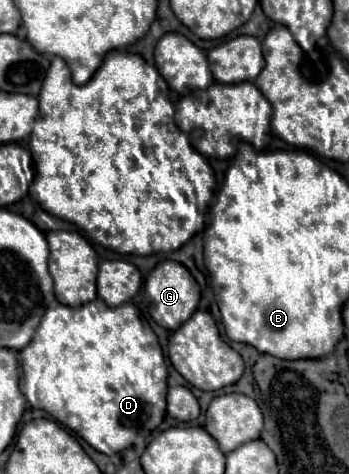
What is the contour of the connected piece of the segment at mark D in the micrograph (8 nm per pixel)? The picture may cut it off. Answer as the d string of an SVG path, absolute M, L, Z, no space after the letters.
M94 299L86 305L80 305L80 307L66 307L66 305L56 305L52 309L48 309L44 315L42 315L42 321L30 341L28 347L24 347L20 351L20 365L22 365L22 373L24 373L24 383L22 383L22 393L26 395L26 399L30 401L32 407L36 409L42 409L46 411L48 415L52 415L58 423L66 425L70 431L74 431L78 437L82 437L88 445L92 445L96 451L100 453L106 453L106 455L112 455L112 453L118 453L118 451L124 451L126 447L132 447L138 443L146 443L148 435L162 423L164 419L164 413L166 413L166 377L168 377L168 371L166 371L166 363L164 363L164 353L162 353L162 347L158 343L158 337L156 333L144 325L142 317L140 317L140 311L132 305L132 303L124 303L120 307L108 307L102 299Z

